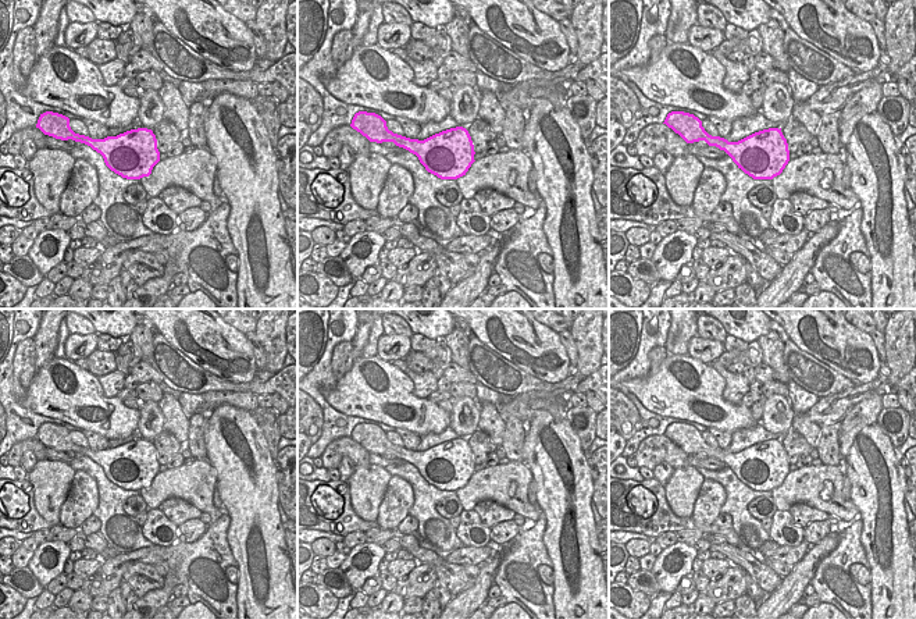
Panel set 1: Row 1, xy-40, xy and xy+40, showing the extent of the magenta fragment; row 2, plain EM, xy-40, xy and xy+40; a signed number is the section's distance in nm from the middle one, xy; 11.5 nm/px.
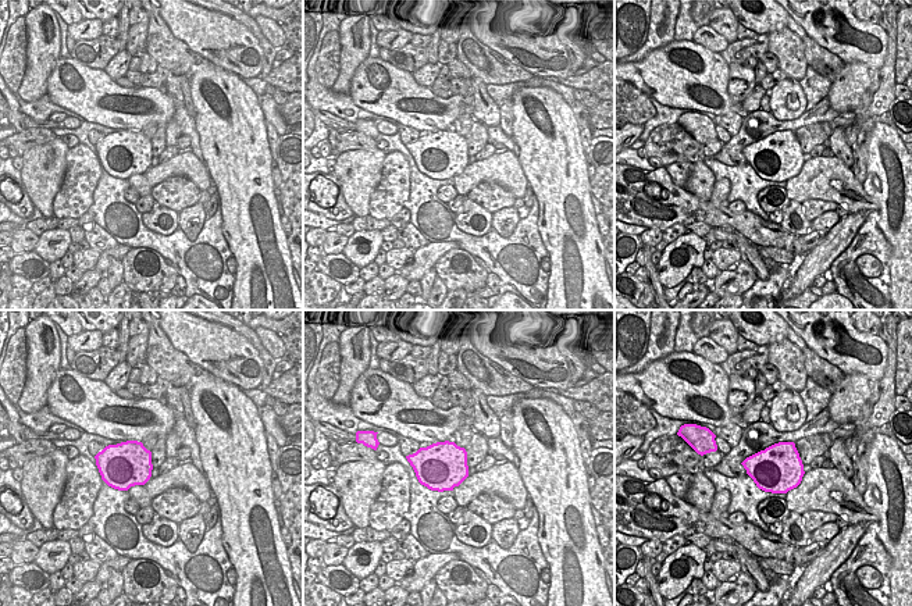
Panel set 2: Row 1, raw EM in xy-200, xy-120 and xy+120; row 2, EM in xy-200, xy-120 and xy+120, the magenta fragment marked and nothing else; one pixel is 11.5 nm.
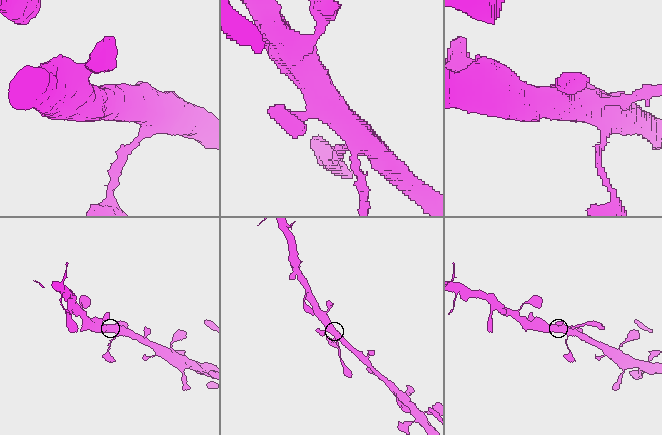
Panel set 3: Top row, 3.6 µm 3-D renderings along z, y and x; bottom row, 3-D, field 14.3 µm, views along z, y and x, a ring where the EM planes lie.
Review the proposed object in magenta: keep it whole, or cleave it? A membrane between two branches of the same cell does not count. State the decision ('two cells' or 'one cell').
one cell

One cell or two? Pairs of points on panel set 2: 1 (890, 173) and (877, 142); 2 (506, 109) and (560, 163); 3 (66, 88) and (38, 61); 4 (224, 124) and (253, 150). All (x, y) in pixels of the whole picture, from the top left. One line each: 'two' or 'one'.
1: one
2: two
3: two
4: one

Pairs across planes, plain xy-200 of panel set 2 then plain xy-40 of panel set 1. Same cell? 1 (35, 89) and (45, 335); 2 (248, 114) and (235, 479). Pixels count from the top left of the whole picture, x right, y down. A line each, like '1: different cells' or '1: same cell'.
1: same cell
2: same cell

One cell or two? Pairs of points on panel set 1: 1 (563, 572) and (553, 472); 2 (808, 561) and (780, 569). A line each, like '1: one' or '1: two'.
1: one
2: two

